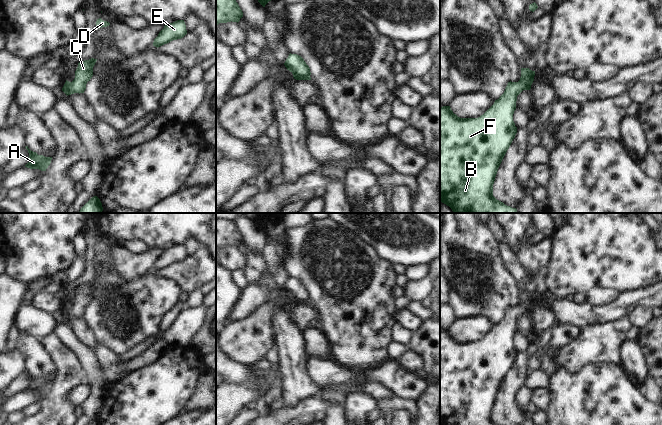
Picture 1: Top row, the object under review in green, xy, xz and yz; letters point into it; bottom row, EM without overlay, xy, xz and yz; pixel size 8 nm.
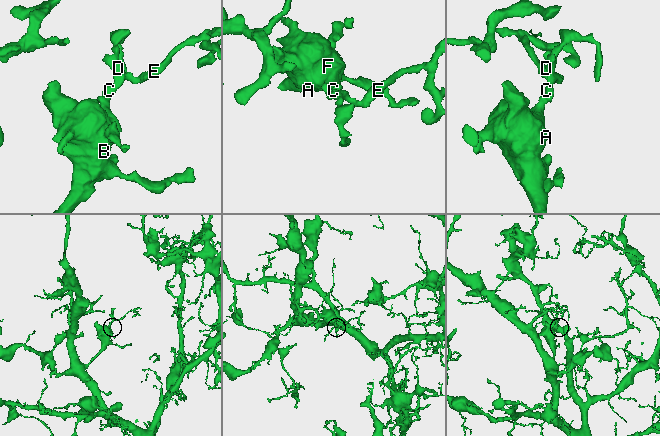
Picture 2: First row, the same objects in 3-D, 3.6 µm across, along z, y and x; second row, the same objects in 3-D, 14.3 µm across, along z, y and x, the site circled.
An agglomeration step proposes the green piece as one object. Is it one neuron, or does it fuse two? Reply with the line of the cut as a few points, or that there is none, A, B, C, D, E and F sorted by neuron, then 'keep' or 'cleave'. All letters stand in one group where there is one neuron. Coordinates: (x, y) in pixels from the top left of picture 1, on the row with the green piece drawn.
cut none; groups A B C D E F; keep

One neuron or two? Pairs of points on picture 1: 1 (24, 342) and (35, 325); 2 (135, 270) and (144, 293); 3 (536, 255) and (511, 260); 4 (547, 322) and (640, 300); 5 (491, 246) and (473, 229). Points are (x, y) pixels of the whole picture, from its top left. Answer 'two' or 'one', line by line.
1: two
2: two
3: two
4: two
5: one

